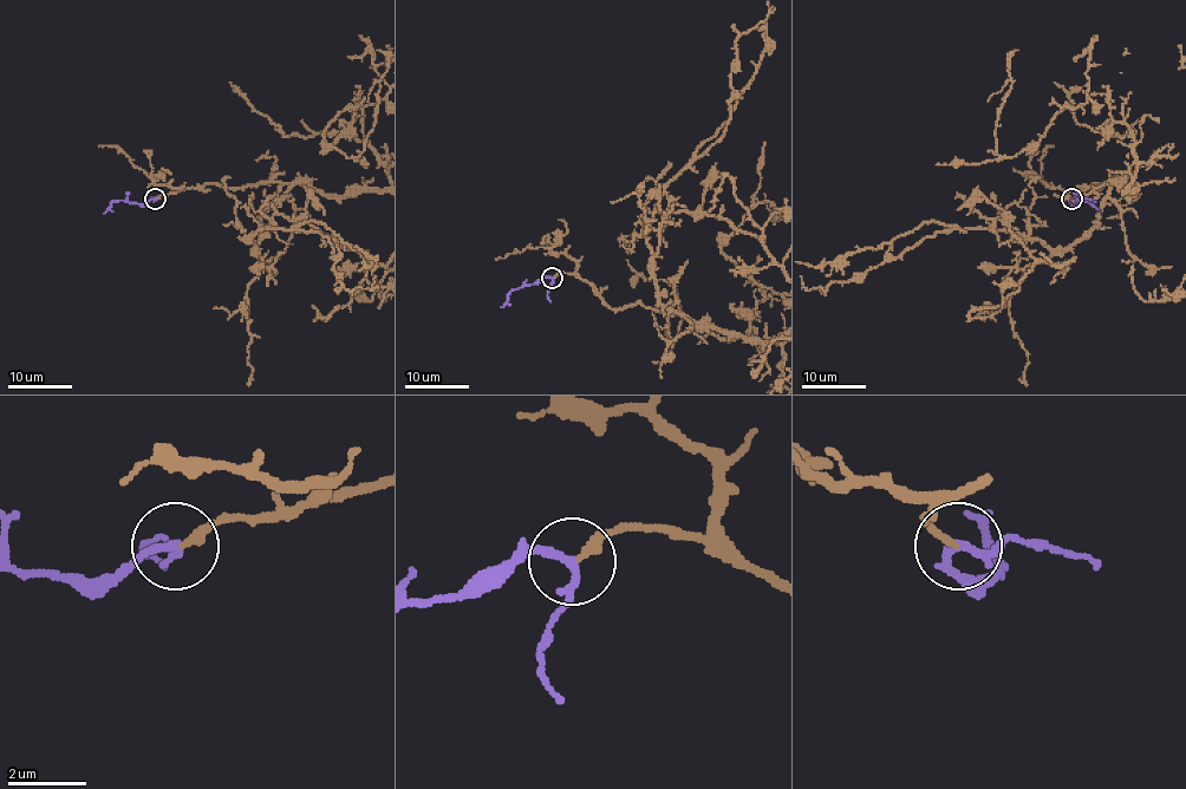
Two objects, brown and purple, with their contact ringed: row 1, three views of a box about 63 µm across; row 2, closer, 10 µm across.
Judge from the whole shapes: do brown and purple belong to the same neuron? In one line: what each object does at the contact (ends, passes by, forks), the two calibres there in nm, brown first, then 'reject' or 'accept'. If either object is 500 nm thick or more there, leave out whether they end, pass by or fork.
brown ends | purple passes by | 200/200 nm | accept

